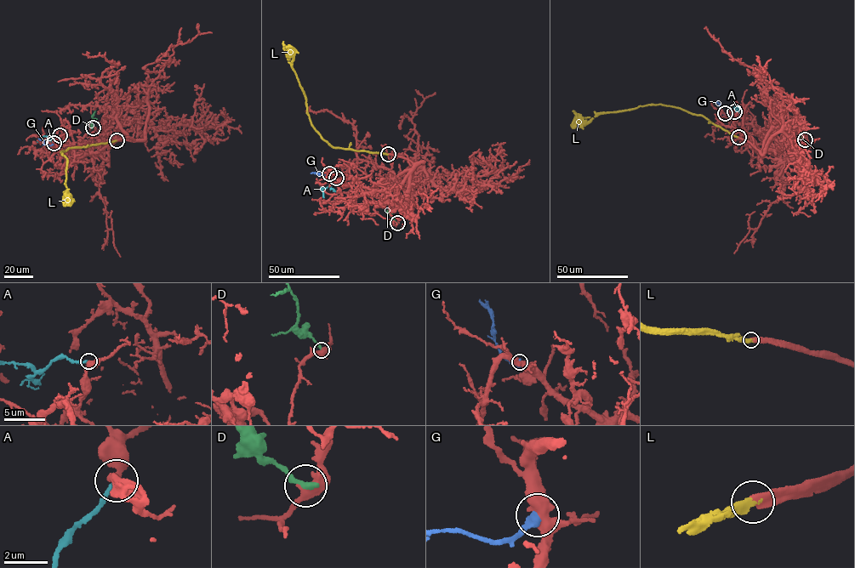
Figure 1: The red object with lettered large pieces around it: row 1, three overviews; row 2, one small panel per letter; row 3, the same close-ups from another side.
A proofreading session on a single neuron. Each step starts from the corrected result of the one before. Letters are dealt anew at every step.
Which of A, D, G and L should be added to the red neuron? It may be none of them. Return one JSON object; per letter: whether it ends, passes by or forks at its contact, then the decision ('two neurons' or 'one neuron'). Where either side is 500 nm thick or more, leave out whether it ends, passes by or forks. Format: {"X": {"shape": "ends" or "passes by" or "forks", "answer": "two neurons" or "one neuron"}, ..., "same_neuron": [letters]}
{"A": {"shape": "ends", "answer": "two neurons"}, "D": {"shape": "ends", "answer": "two neurons"}, "G": {"shape": "ends", "answer": "two neurons"}, "L": {"shape": "ends", "answer": "one neuron"}, "same_neuron": ["L"]}

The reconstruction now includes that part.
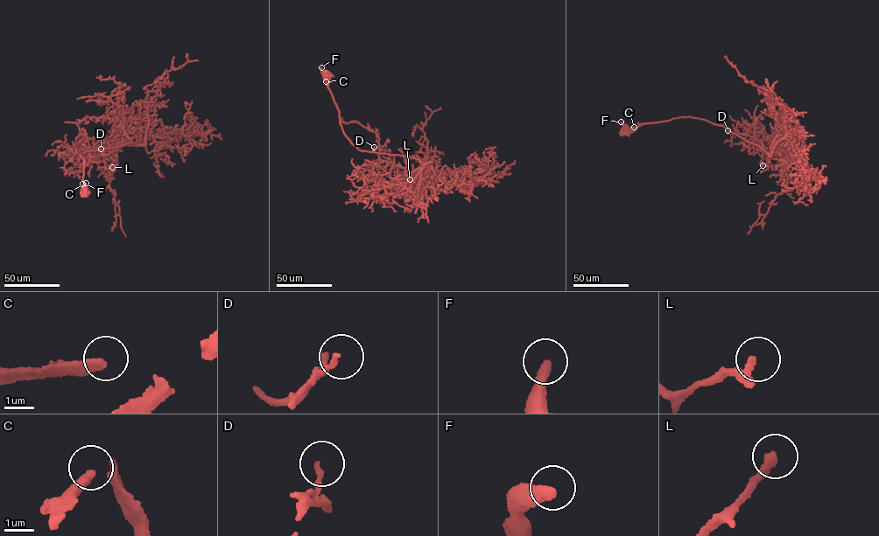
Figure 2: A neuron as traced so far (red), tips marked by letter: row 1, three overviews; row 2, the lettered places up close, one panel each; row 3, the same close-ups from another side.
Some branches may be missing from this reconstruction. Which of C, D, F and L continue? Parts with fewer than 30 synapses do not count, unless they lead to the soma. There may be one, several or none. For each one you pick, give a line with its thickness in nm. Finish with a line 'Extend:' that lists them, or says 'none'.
L: 360 nm
Extend: L

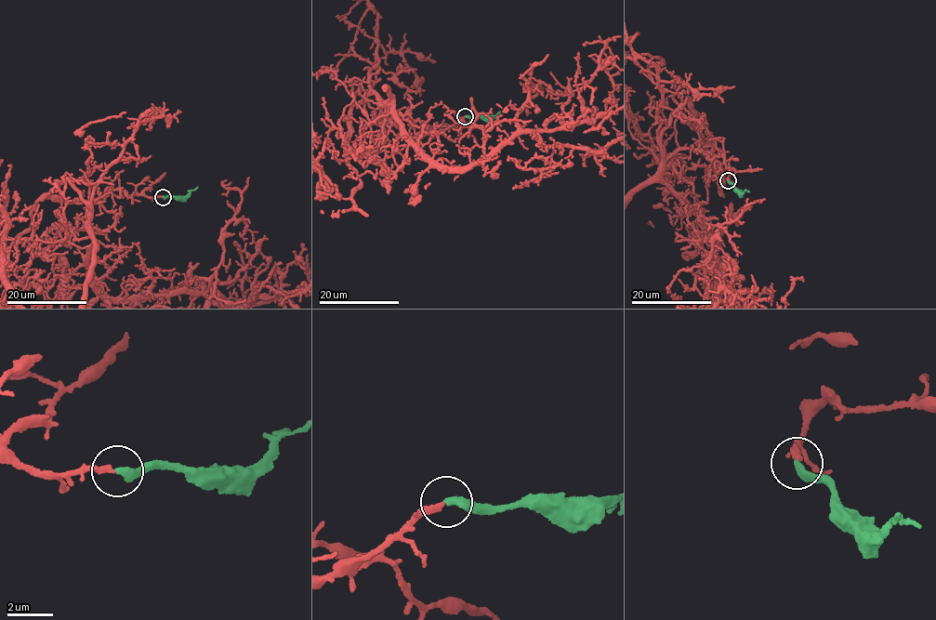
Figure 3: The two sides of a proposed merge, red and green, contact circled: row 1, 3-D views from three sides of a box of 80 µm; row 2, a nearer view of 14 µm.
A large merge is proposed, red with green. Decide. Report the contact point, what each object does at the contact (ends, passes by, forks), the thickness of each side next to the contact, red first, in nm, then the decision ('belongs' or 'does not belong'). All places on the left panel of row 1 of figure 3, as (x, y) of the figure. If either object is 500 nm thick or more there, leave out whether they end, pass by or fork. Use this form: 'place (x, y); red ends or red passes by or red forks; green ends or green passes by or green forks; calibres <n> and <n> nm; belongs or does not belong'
place (163, 197); red ends; green ends; calibres 280 and 360 nm; belongs

